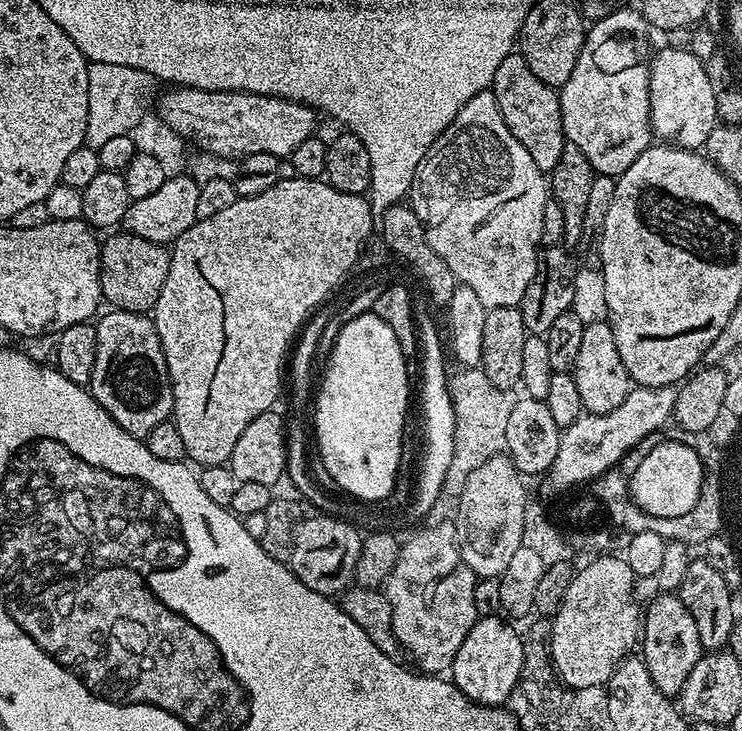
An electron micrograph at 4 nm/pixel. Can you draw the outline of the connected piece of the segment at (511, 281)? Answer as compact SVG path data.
M485 90L474 94L474 98L470 98L470 102L466 102L466 106L462 106L462 110L458 110L458 114L450 122L450 126L446 126L446 130L429 146L422 162L418 162L410 193L410 207L414 210L414 214L418 214L422 226L426 230L426 238L430 242L430 246L434 246L434 254L438 254L438 258L442 258L442 262L446 262L446 266L450 266L457 285L474 290L474 294L478 294L478 302L482 302L482 306L487 310L502 306L520 307L522 294L526 294L526 286L530 286L530 278L534 278L536 253L542 247L543 214L548 199L550 199L550 184L545 173L540 172L538 166L534 166L534 158L530 158L530 154L526 154L522 142L518 142L518 138L514 138L514 134L510 134L506 122L502 122L502 114L498 110L498 102L494 98L494 94L491 90Z

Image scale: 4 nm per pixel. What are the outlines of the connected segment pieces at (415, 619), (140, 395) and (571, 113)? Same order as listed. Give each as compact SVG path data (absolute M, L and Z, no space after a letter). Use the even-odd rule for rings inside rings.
M451 519L441 524L432 524L429 528L417 527L417 532L400 545L398 560L394 562L394 570L390 570L388 583L383 585L384 597L390 602L392 629L394 638L401 649L416 659L415 667L424 674L444 674L451 669L454 658L458 654L458 646L466 642L466 634L478 619L475 604L475 588L478 577L470 566L463 561L459 546L456 543L456 525Z
M108 310L102 316L96 324L98 354L94 354L91 394L122 430L137 438L147 438L158 422L172 414L172 383L158 330L147 315L139 312Z
M619 8L587 29L574 71L559 89L564 138L590 162L593 173L619 178L653 143L650 118L650 25L643 11Z

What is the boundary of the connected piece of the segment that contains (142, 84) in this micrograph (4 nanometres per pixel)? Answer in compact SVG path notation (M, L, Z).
M98 60L89 63L88 66L88 93L90 94L90 106L86 118L86 134L84 143L89 148L100 149L110 138L129 135L135 124L149 111L149 95L154 87L154 81L150 74L146 74L143 68L131 68L130 66L114 66L111 60Z

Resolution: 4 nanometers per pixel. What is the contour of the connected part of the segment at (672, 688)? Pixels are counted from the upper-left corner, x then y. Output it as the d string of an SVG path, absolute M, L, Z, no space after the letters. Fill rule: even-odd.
M661 591L649 602L648 608L646 604L642 612L642 648L643 644L642 658L646 662L646 670L650 670L650 678L654 678L654 686L658 686L658 690L662 690L662 694L673 698L679 697L681 690L690 678L690 670L694 670L694 666L702 655L698 626L694 626L694 618L690 618L690 610L686 610L679 595Z

